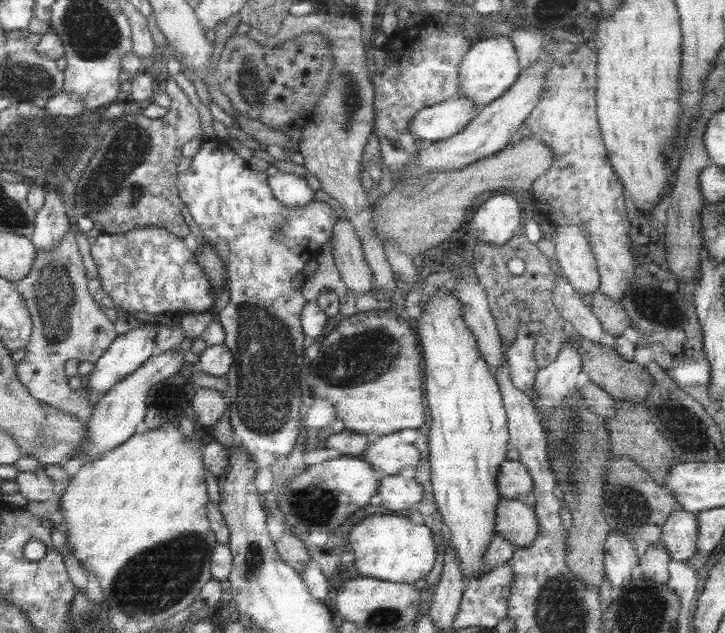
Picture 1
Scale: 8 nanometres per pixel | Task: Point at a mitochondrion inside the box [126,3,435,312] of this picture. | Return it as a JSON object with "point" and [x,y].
{"point":[352,101]}

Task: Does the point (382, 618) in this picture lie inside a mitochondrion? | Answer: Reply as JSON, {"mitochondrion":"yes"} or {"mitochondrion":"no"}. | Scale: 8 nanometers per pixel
{"mitochondrion":"yes"}

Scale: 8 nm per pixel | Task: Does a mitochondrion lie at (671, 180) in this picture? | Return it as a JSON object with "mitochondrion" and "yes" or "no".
{"mitochondrion":"no"}

